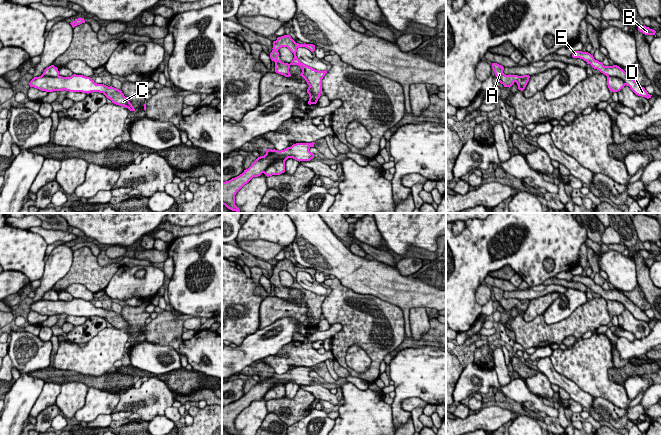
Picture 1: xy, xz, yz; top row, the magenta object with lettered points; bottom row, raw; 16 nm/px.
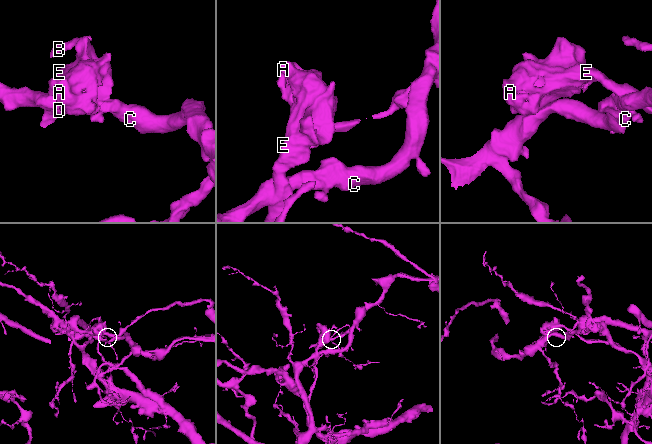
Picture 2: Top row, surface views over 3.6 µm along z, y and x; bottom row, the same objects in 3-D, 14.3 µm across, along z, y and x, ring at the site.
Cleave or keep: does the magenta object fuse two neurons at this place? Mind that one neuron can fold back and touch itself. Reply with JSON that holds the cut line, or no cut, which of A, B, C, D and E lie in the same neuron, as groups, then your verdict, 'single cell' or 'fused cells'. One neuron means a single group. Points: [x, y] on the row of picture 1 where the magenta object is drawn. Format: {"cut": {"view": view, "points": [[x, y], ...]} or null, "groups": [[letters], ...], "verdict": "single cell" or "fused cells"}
{"cut": {"view": "xz", "points": [[284, 161], [274, 161], [263, 172]]}, "groups": [["A", "D", "E"], ["B", "C"]], "verdict": "fused cells"}

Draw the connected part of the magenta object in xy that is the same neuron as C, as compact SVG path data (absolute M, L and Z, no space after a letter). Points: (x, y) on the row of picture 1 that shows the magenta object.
M73 74L71 77L48 77L41 75L39 77L34 77L30 81L29 85L30 87L34 87L46 92L63 90L87 94L91 92L99 92L103 93L112 101L112 103L119 106L124 106L130 111L135 111L130 101L124 96L121 90L112 86L108 87L104 84L97 84L92 78L83 75Z

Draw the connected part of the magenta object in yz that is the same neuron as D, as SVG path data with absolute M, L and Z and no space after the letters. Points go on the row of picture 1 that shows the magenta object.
M573 51L572 57L583 59L587 62L587 64L590 64L594 69L599 70L606 76L621 78L636 95L645 97L647 99L651 98L652 95L650 95L644 87L638 84L627 72L625 72L619 66L604 66L602 62L595 60L593 55L588 52Z

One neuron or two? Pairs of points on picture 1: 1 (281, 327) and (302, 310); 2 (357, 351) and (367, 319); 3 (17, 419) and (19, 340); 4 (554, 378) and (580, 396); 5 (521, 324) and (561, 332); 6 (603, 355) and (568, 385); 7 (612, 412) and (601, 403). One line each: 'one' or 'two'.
1: two
2: two
3: one
4: one
5: one
6: two
7: one

